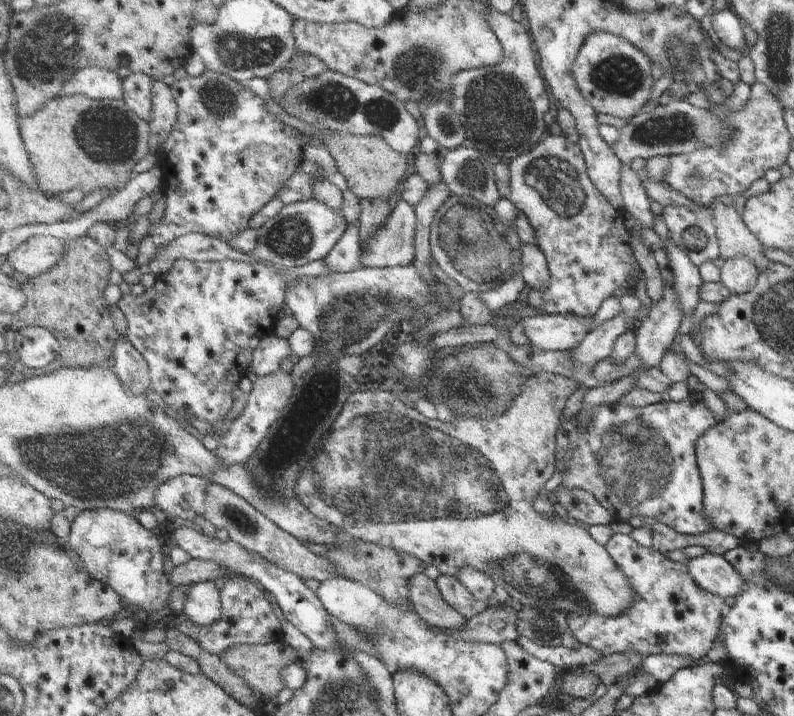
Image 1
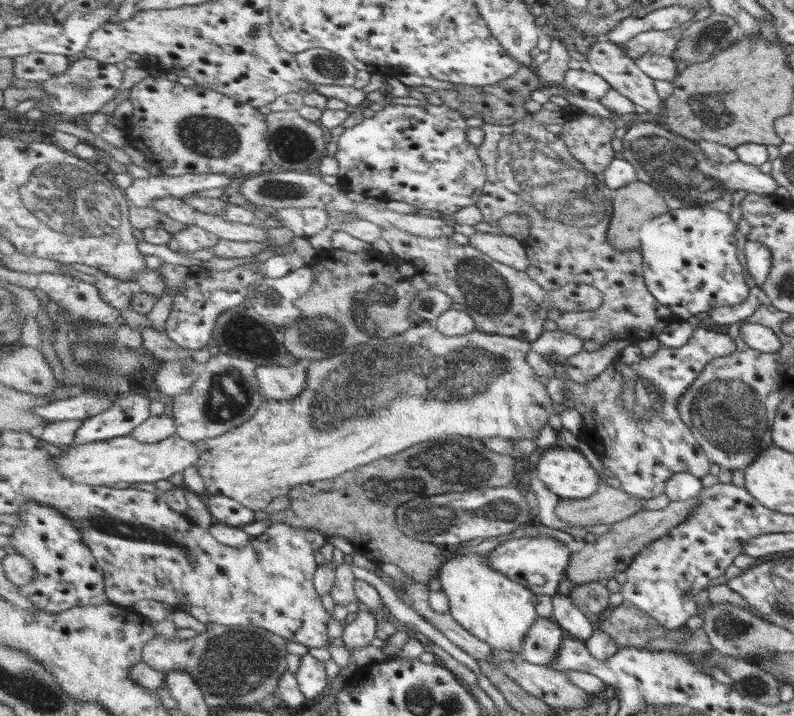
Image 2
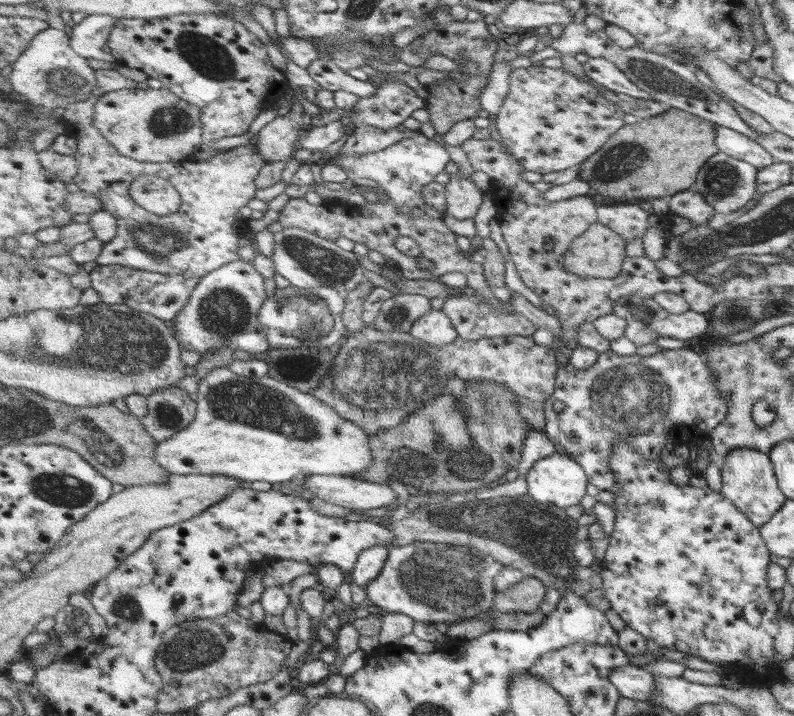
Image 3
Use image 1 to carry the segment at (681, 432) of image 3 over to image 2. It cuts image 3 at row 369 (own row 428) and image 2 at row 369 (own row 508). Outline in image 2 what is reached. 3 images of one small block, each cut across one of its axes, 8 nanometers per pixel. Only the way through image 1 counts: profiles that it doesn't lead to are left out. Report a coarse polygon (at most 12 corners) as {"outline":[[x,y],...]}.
{"outline":[[694,328],[587,384],[546,385],[636,499],[711,462],[678,400],[730,336]]}

